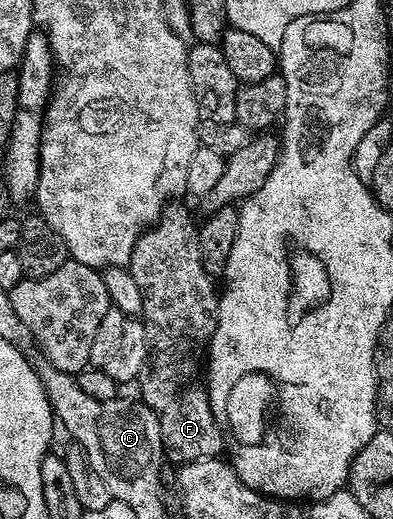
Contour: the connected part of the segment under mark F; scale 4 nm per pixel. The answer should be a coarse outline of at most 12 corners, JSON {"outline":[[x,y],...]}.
{"outline":[[182,201],[128,266],[165,458],[221,456],[204,360],[219,292]]}

